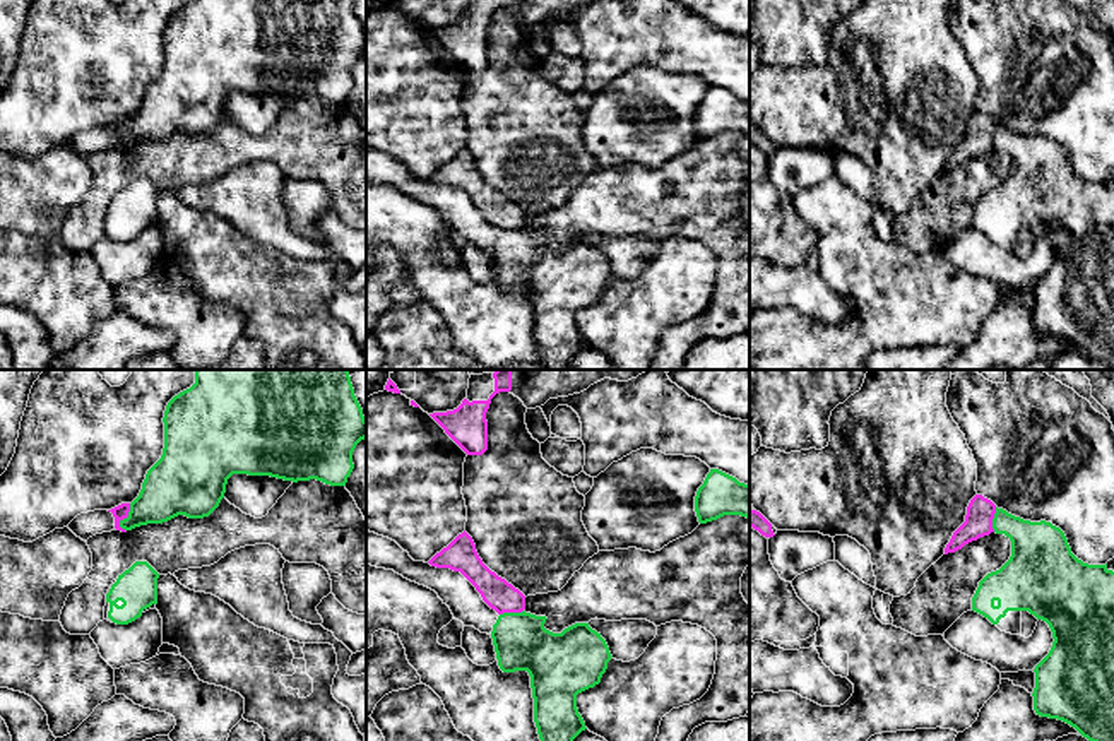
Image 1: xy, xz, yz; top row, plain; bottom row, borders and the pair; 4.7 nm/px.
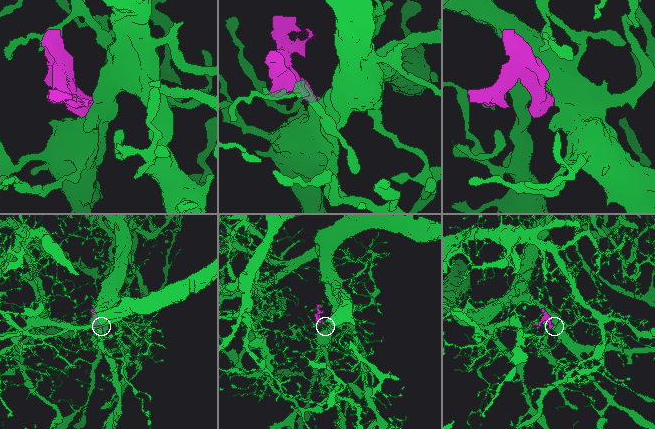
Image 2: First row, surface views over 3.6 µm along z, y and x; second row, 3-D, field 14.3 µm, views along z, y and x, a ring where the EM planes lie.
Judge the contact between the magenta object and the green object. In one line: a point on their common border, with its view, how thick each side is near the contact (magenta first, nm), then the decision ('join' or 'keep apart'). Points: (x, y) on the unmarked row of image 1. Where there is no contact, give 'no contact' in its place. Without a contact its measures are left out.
xy (125, 134) | 70/260 nm | keep apart

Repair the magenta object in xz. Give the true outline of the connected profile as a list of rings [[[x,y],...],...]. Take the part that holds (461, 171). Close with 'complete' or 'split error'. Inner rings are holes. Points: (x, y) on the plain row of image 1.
[[[465,147],[428,180],[436,185],[460,188],[498,231],[525,226],[525,212],[483,180],[472,154]]]; complete

